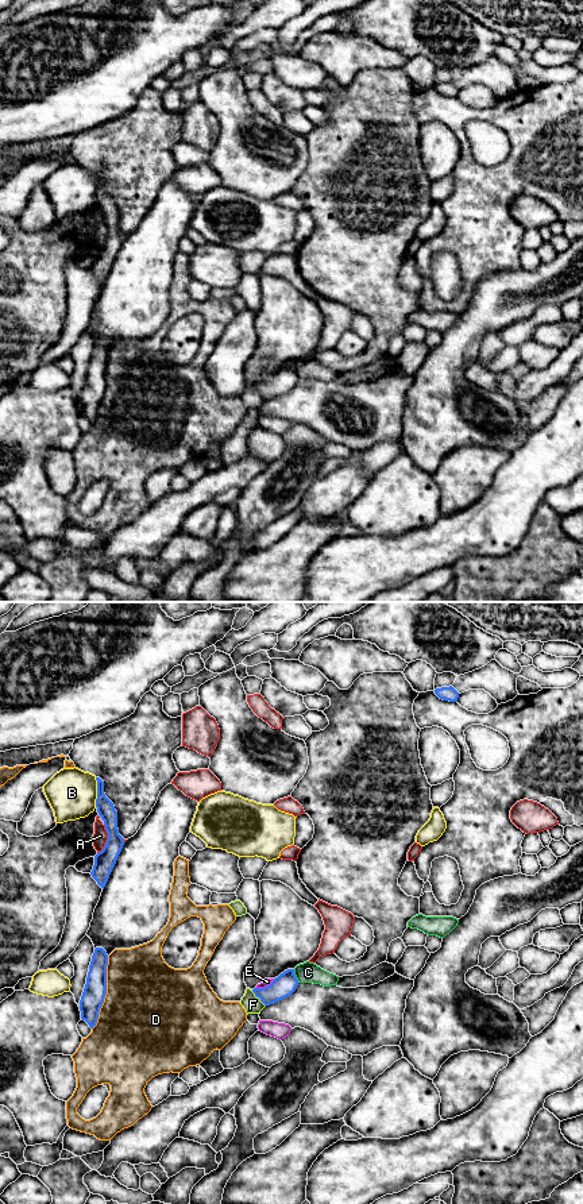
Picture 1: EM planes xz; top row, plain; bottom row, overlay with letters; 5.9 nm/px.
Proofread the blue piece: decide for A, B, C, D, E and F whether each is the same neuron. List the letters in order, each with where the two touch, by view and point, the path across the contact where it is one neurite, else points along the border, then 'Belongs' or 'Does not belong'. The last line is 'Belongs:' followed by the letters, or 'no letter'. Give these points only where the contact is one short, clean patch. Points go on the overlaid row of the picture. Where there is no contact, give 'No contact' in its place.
A: Touches blue at xz (107, 840). Does not belong
B: Touches blue at xz (97, 792). Does not belong
C: Touches blue at xz (294, 976). Boundary: xz (293, 969), (298, 981). Does not belong
D: Touches blue at xz (105, 992). Does not belong
E: Touches blue at xz (265, 987). Belongs
F: Touches blue at xz (258, 996). Does not belong
Belongs: E

